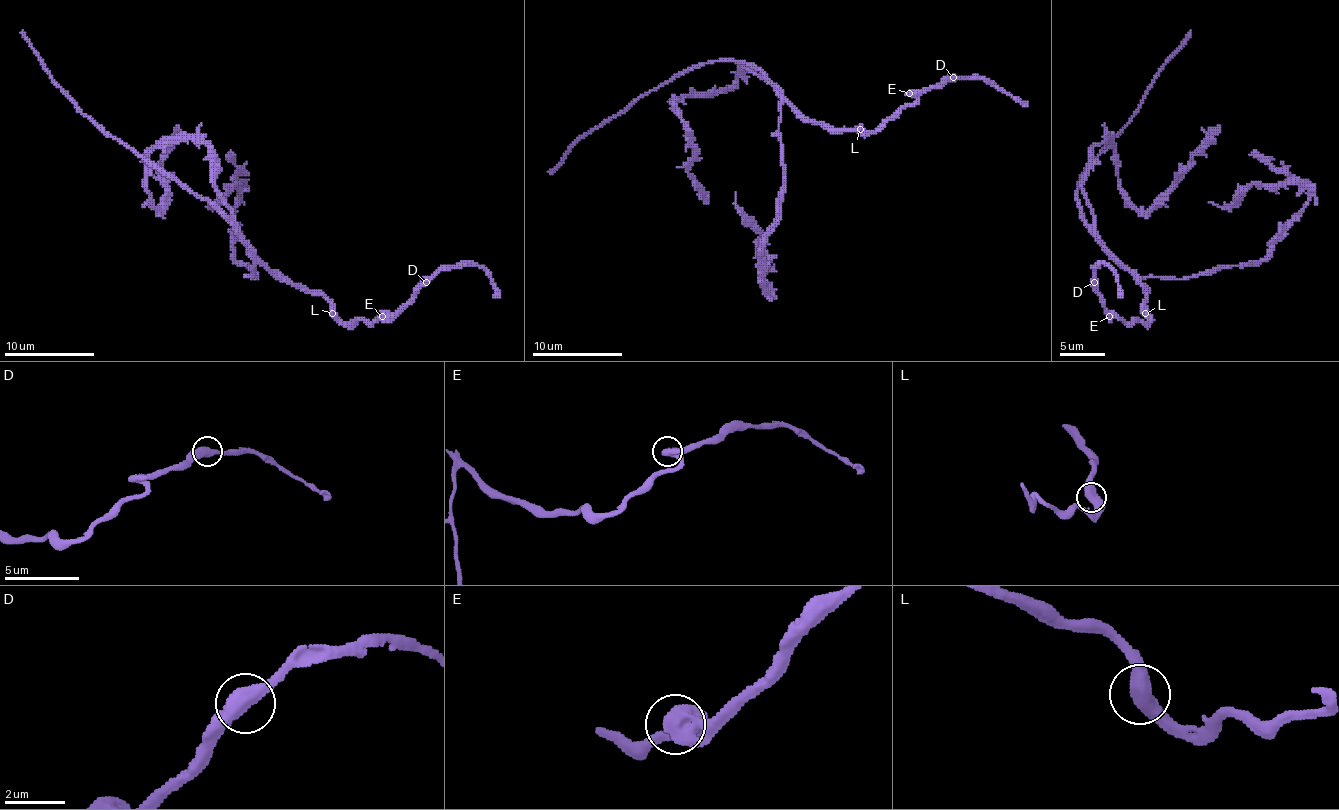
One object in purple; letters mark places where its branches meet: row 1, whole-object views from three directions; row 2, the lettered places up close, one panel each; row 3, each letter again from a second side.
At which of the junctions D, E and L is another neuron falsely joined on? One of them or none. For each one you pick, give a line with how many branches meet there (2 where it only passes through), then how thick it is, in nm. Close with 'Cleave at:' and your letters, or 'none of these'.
Cleave at: none of these

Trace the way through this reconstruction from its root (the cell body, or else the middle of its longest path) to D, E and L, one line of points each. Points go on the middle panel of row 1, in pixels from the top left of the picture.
D: (774, 88), (799, 113), (821, 126), (876, 131), (910, 106), (921, 92), (937, 88), (953, 77)
E: (774, 88), (799, 113), (821, 126), (867, 131), (880, 129), (910, 106), (916, 99), (910, 92)
L: (774, 88), (799, 113), (821, 126), (860, 129)

